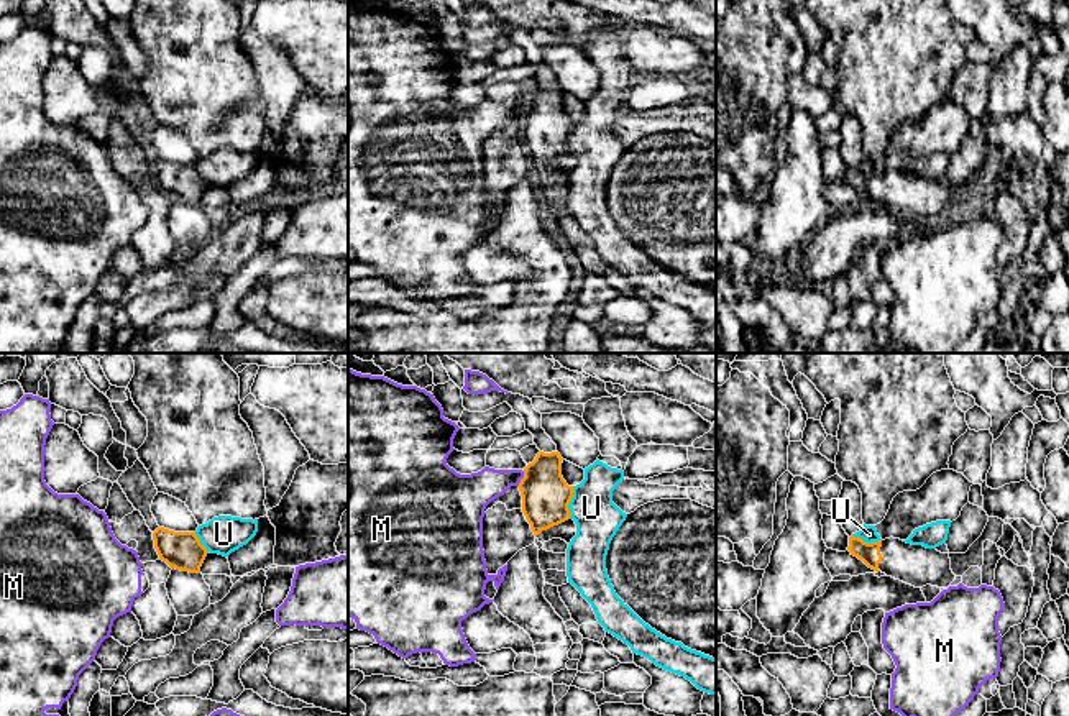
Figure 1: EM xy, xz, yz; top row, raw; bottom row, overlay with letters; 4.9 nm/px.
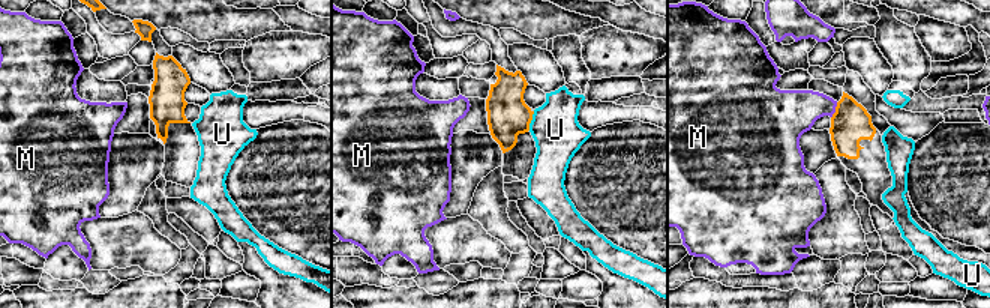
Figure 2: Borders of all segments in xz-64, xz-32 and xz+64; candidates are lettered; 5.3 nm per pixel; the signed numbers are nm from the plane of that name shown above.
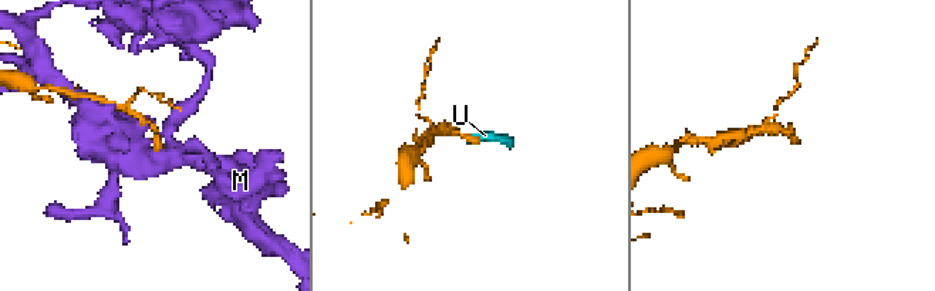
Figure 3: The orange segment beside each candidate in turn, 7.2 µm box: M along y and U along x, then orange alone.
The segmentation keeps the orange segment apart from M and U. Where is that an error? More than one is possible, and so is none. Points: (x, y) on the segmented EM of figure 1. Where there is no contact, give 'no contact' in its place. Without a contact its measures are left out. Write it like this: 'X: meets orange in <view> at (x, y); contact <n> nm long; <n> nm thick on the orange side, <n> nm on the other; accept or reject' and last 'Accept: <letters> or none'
M: meets orange in xz at (523, 478); contact 80 nm long; 240 nm thick on the orange side, 180 nm on the other; reject
U: meets orange in xz at (568, 503); contact 160 nm long; 240 nm thick on the orange side, 220 nm on the other; reject
Accept: none

